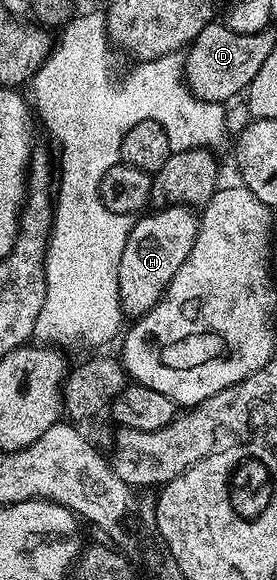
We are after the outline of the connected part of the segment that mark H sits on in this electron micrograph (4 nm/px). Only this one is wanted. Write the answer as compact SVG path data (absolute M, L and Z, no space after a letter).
M163 207L143 214L138 221L124 236L124 253L120 253L118 288L126 317L147 315L162 300L172 277L176 277L180 265L184 265L188 253L192 253L200 219L188 207Z

